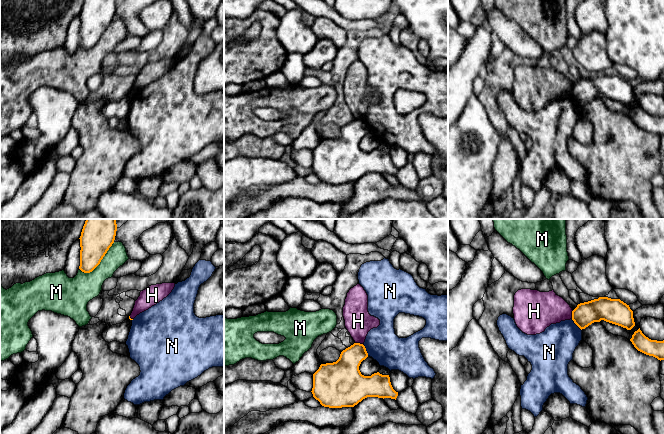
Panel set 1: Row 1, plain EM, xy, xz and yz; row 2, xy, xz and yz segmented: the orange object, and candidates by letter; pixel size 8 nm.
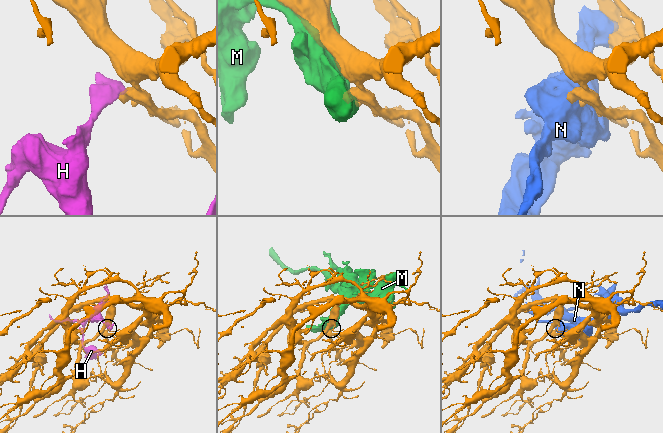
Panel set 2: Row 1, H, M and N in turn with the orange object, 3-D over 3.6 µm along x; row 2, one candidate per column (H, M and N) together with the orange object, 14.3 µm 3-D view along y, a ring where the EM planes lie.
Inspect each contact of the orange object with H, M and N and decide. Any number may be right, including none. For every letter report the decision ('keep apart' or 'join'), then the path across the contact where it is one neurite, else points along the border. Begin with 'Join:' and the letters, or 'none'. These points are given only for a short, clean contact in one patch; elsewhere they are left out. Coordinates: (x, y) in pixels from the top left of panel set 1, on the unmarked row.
Join: none
H: keep apart; border along xz (355, 118), (363, 121)
M: keep apart
N: keep apart

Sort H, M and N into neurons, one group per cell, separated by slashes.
H / M / N

